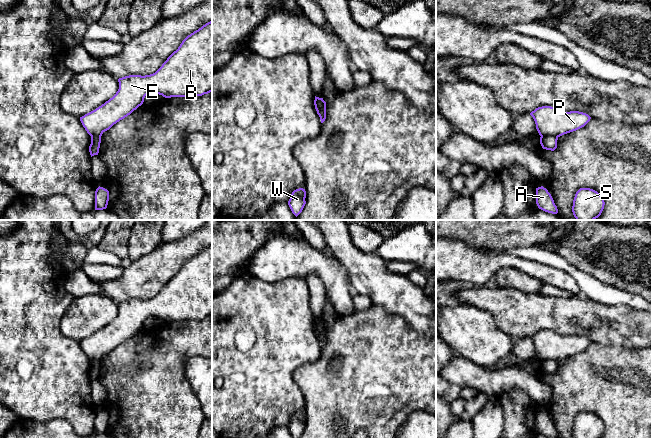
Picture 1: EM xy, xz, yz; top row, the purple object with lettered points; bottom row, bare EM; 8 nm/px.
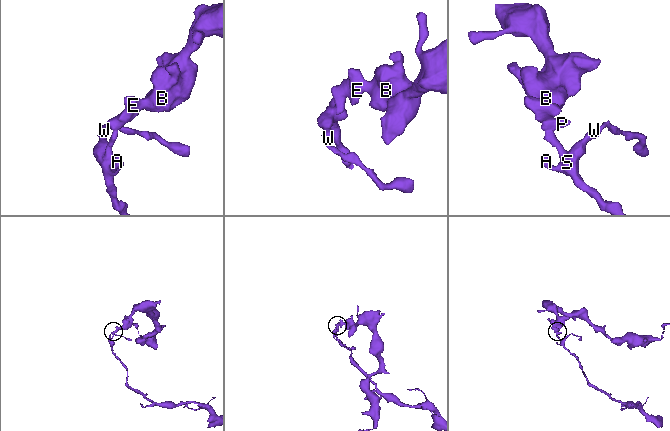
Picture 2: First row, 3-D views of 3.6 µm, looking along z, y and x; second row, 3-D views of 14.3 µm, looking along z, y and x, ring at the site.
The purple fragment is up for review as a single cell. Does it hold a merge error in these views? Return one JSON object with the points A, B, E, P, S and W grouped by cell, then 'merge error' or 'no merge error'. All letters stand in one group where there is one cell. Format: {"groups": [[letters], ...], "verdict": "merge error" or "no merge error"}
{"groups": [["A", "S", "W"], ["B", "E", "P"]], "verdict": "merge error"}

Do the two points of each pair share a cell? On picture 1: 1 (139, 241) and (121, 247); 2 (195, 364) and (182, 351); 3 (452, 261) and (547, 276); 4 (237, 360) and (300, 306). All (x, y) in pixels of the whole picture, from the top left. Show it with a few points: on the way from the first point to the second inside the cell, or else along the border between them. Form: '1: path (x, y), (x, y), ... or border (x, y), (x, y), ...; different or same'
1: border (131, 230), (127, 261); different
2: border (200, 355), (185, 364), (184, 377), (189, 382); different
3: path (476, 261), (514, 261), (523, 265); same
4: path (253, 347), (284, 319); same

